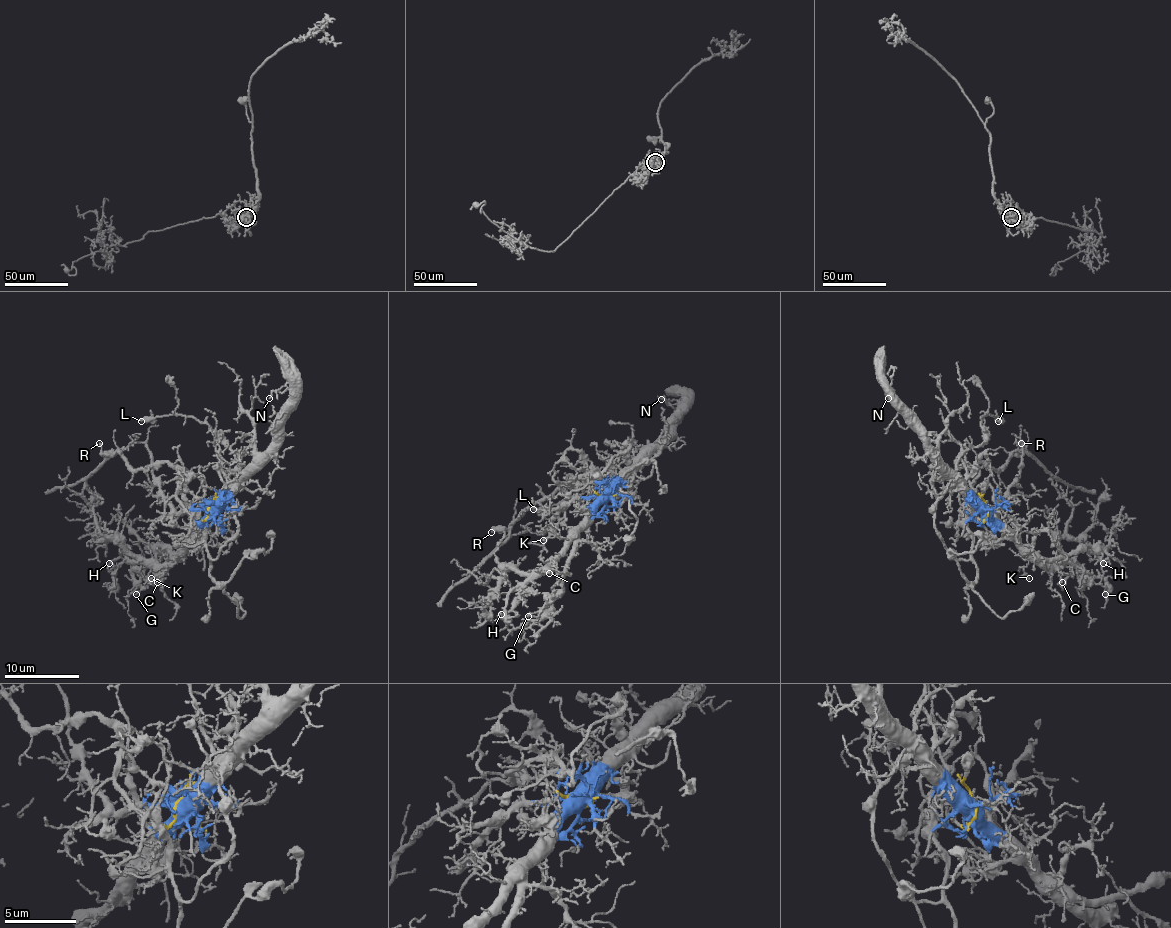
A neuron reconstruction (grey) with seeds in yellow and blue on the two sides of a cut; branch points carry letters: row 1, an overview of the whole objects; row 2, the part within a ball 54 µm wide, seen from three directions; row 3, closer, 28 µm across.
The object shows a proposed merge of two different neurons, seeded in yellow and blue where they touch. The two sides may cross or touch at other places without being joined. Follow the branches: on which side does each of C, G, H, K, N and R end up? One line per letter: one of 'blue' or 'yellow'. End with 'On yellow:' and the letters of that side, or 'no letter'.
C: blue
G: blue
H: blue
K: blue
N: blue
R: yellow
On yellow: R

